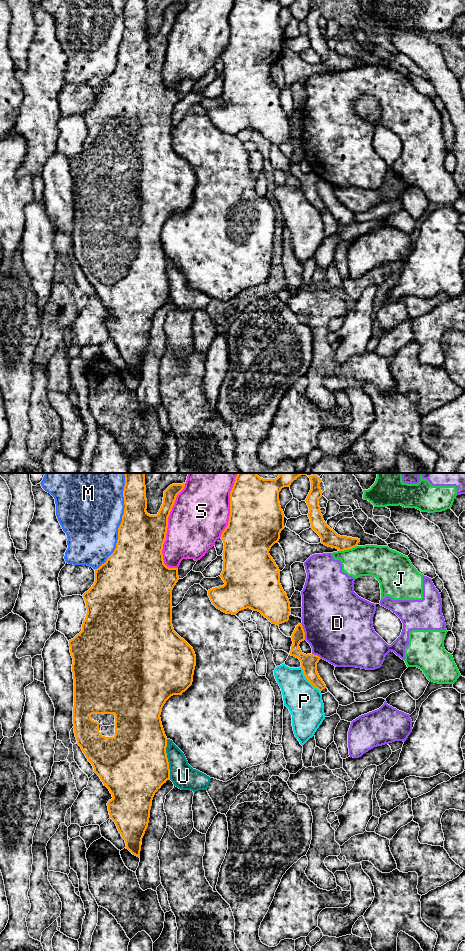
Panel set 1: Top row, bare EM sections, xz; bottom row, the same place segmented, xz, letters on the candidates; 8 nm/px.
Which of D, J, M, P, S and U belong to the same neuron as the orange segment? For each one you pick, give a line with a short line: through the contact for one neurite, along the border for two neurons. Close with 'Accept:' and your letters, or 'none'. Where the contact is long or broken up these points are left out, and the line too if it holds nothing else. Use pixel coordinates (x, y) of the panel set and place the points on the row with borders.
Accept: none

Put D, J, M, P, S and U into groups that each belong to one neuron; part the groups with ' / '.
D J / M / P / S U

